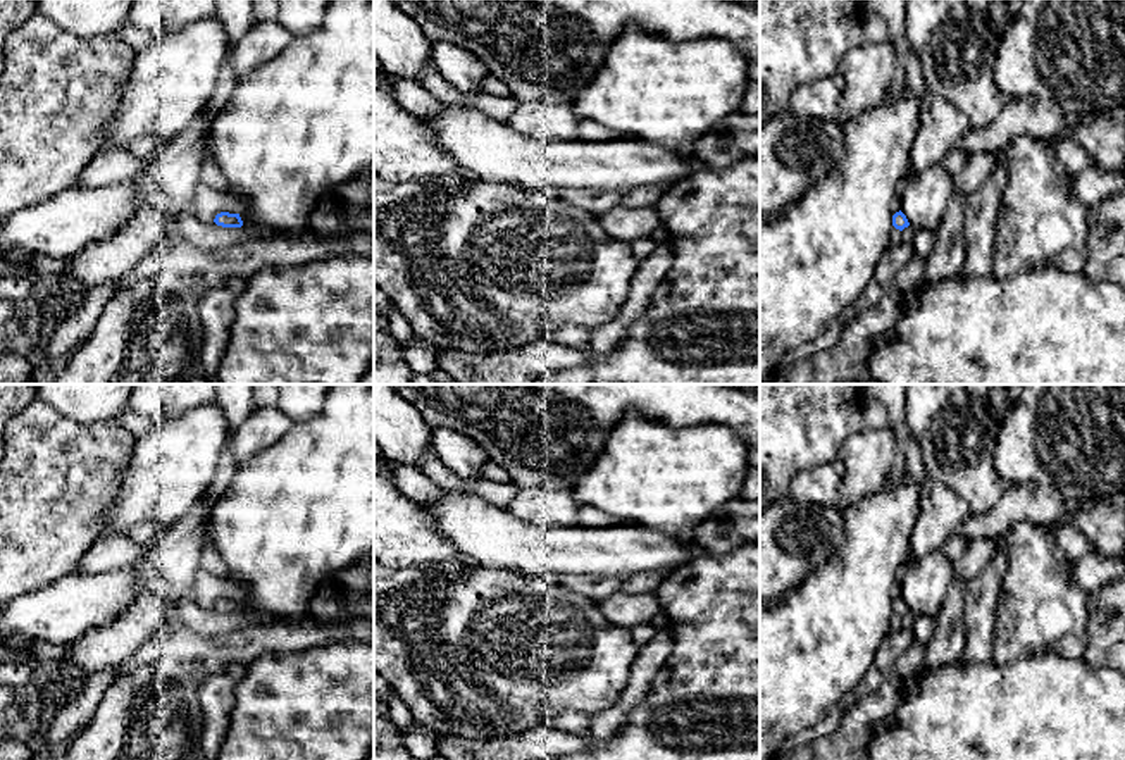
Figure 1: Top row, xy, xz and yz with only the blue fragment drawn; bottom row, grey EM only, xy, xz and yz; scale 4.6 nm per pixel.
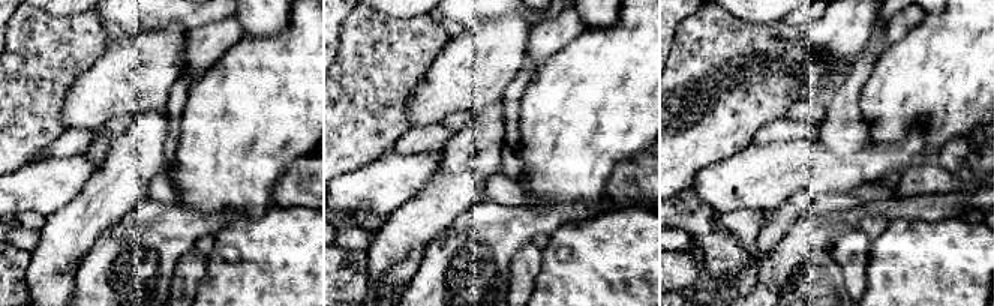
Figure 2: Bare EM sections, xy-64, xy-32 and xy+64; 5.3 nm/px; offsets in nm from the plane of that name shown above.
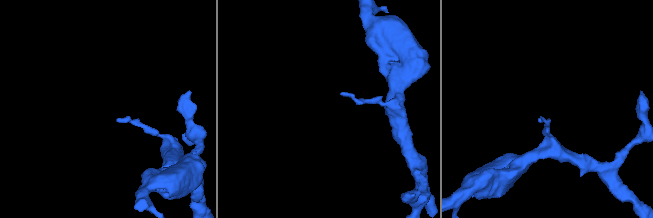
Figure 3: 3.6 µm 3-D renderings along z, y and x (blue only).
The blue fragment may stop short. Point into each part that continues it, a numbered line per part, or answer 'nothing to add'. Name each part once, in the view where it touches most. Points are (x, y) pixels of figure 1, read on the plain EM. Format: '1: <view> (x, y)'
nothing to add

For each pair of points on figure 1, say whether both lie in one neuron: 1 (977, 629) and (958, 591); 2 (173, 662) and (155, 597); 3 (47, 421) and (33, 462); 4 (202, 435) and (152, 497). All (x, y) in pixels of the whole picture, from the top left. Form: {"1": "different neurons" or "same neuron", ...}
{"1": "different neurons", "2": "different neurons", "3": "same neuron", "4": "same neuron"}

